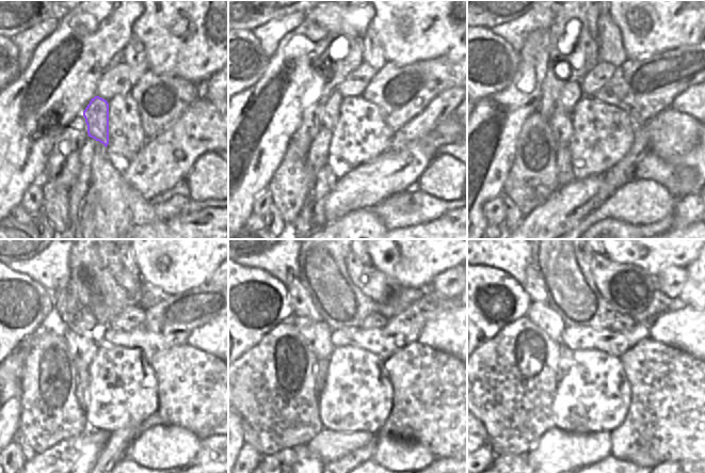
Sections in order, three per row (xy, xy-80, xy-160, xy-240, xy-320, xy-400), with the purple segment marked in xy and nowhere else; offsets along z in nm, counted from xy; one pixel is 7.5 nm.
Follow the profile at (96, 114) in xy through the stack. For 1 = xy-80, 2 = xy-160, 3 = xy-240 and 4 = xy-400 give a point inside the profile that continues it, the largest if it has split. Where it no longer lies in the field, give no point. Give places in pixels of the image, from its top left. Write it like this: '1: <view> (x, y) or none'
1: xy-80 (331, 111)
2: xy-160 (571, 93)
3: xy-240 (73, 314)
4: xy-400 (533, 287)

